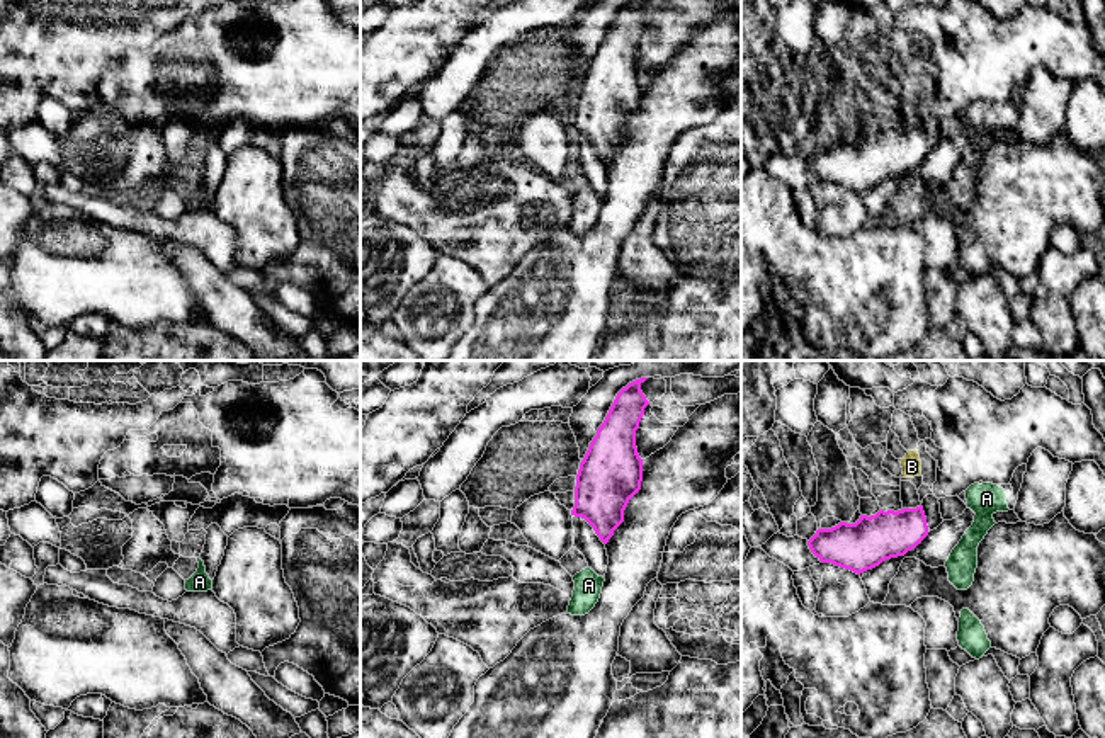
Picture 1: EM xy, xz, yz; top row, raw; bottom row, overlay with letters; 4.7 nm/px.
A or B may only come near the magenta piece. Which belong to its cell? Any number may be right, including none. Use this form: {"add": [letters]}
{"add": []}

